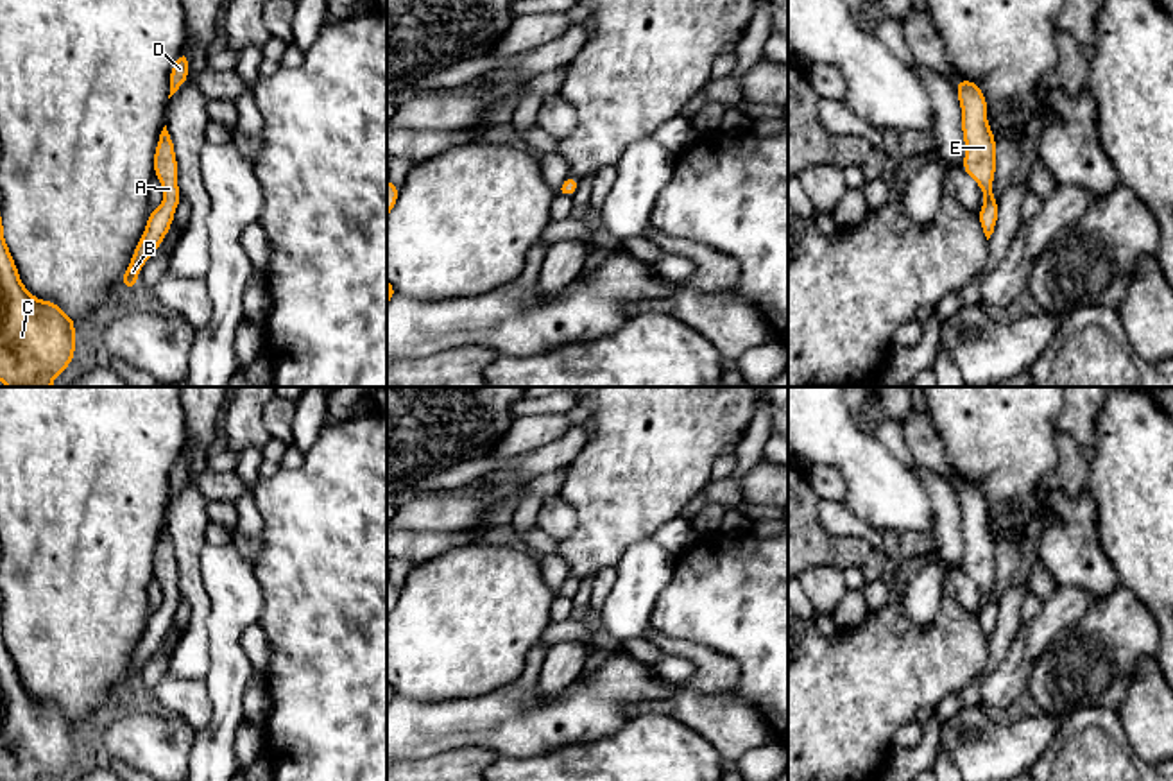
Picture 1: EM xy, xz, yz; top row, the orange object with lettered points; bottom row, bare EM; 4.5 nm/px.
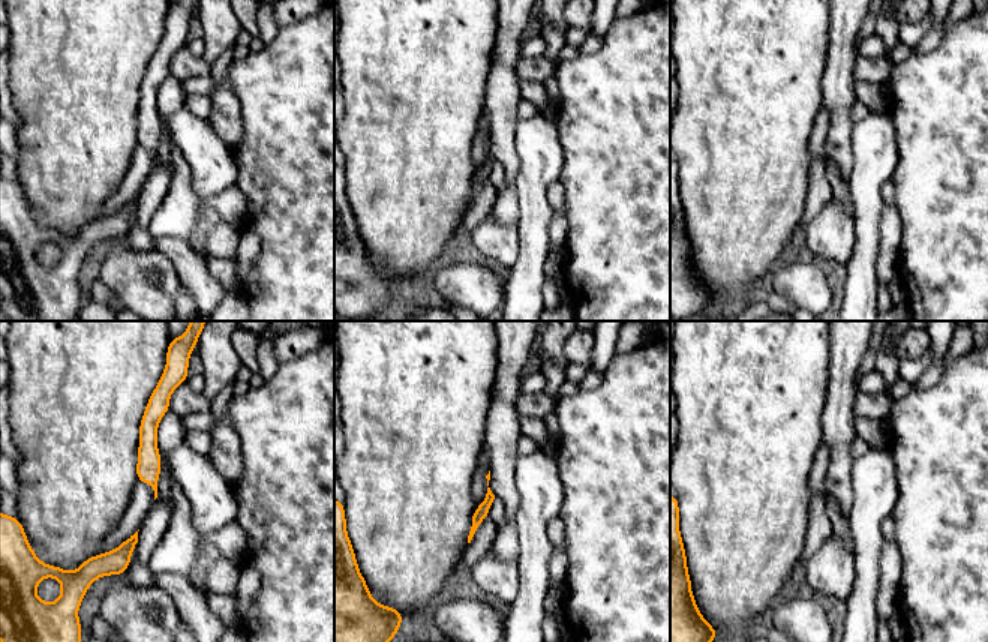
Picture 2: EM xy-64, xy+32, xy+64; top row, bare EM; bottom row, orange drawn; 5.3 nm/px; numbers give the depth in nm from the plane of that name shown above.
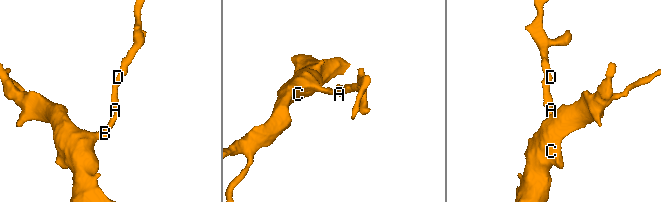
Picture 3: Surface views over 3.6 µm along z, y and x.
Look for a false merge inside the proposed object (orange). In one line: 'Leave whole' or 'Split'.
Leave whole

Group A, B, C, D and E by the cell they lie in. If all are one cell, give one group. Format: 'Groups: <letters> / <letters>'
Groups: A B C D E

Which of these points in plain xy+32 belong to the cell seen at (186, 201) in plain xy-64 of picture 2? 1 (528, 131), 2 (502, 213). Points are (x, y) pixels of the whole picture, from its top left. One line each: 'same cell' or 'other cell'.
1: other cell
2: same cell

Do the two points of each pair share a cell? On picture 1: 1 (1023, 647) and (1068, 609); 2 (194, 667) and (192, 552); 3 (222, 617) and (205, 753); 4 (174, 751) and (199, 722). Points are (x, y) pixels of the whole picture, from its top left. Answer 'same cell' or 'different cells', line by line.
1: same cell
2: same cell
3: same cell
4: different cells

